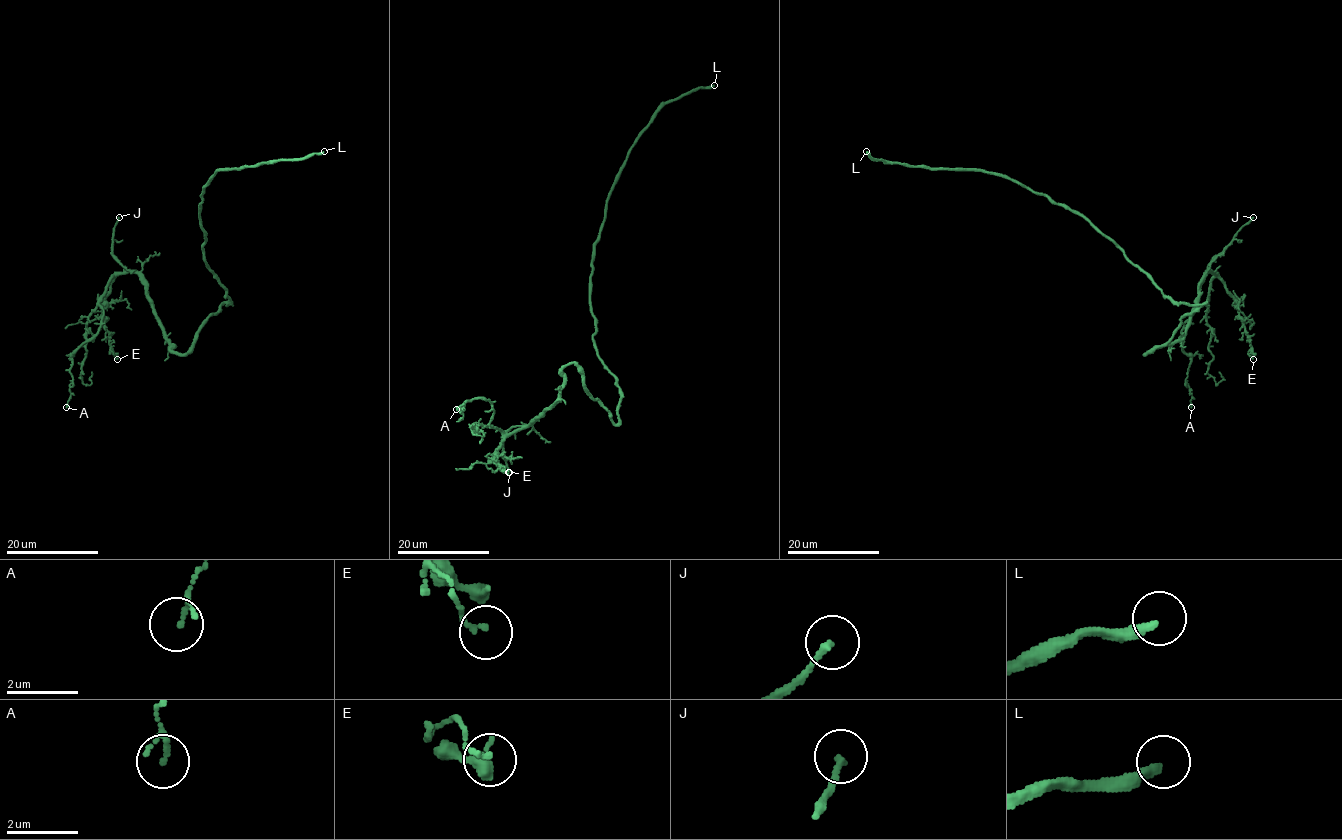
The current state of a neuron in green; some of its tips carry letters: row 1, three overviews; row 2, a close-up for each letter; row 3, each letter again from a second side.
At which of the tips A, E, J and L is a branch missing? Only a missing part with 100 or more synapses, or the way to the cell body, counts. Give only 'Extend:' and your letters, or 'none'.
Extend: L

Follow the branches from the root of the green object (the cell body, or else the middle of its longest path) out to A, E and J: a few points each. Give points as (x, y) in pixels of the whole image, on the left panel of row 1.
A: (227, 305), (178, 355), (147, 284), (135, 272), (115, 275), (99, 302), (98, 332), (74, 352), (66, 407)
E: (227, 305), (178, 355), (147, 284), (135, 272), (121, 272), (104, 310), (117, 359)
J: (227, 305), (206, 320), (187, 353), (174, 353), (147, 293), (147, 284), (112, 254), (113, 229), (119, 217)

